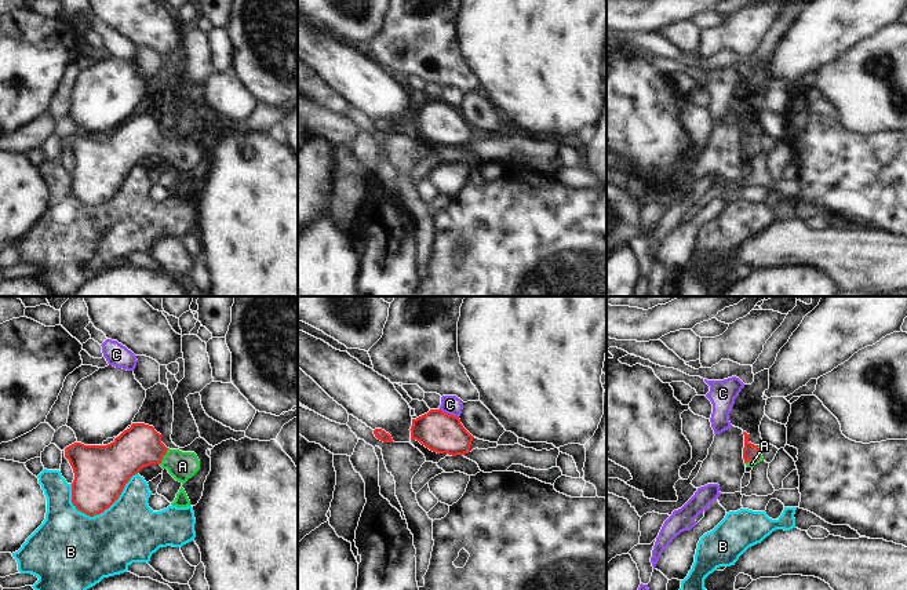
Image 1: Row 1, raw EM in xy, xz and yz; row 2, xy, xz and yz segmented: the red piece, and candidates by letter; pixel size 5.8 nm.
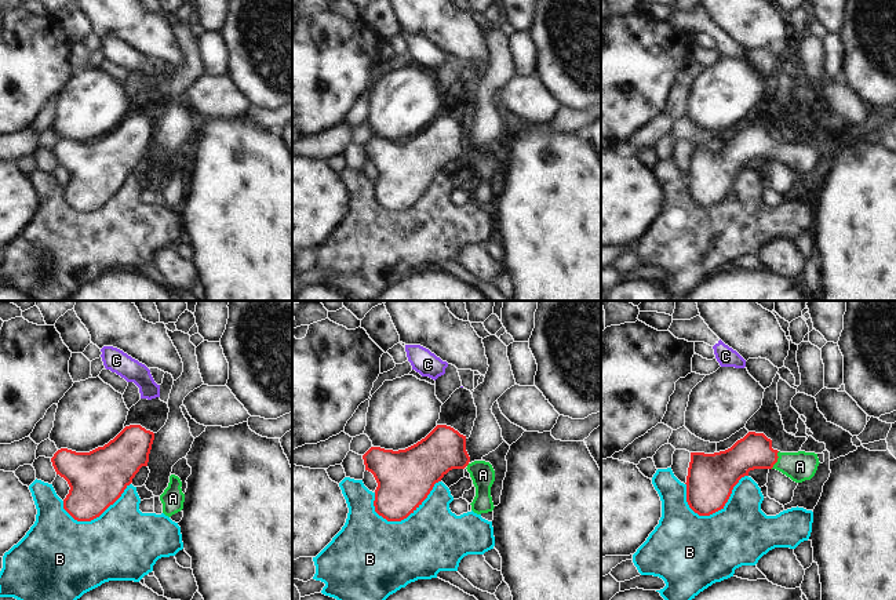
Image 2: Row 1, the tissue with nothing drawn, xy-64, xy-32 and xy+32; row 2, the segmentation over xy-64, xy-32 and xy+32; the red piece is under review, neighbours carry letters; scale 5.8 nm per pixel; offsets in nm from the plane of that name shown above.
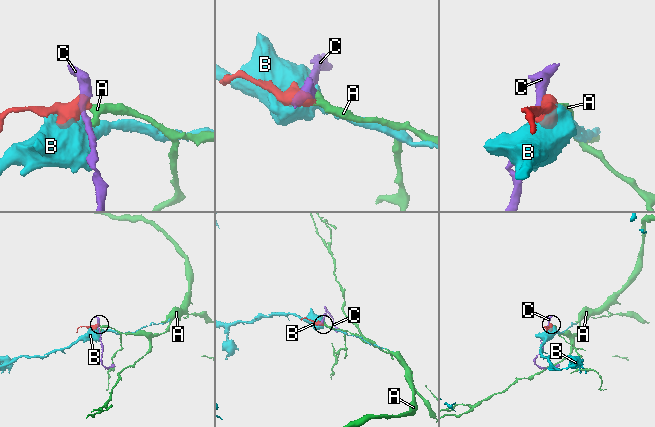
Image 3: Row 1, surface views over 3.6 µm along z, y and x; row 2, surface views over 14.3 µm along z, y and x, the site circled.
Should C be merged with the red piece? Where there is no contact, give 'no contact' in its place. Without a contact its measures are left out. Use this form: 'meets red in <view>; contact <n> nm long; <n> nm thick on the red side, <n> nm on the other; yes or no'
meets red in xz; contact 130 nm long; 240 nm thick on the red side, 110 nm on the other; no

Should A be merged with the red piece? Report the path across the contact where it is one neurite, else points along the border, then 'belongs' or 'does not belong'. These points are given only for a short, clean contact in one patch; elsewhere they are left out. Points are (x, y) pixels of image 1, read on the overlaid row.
runs through xy (138, 447), (163, 455), (182, 466); belongs

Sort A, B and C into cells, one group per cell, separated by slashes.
A / B / C

